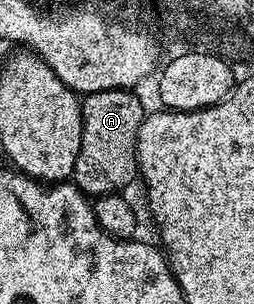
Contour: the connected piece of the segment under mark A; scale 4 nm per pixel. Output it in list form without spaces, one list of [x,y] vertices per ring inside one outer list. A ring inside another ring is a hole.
[[[133,89],[105,90],[92,92],[82,98],[82,139],[80,140],[80,156],[76,156],[73,185],[87,196],[100,194],[116,194],[121,192],[129,182],[139,177],[138,172],[138,133],[144,117],[142,102]]]

